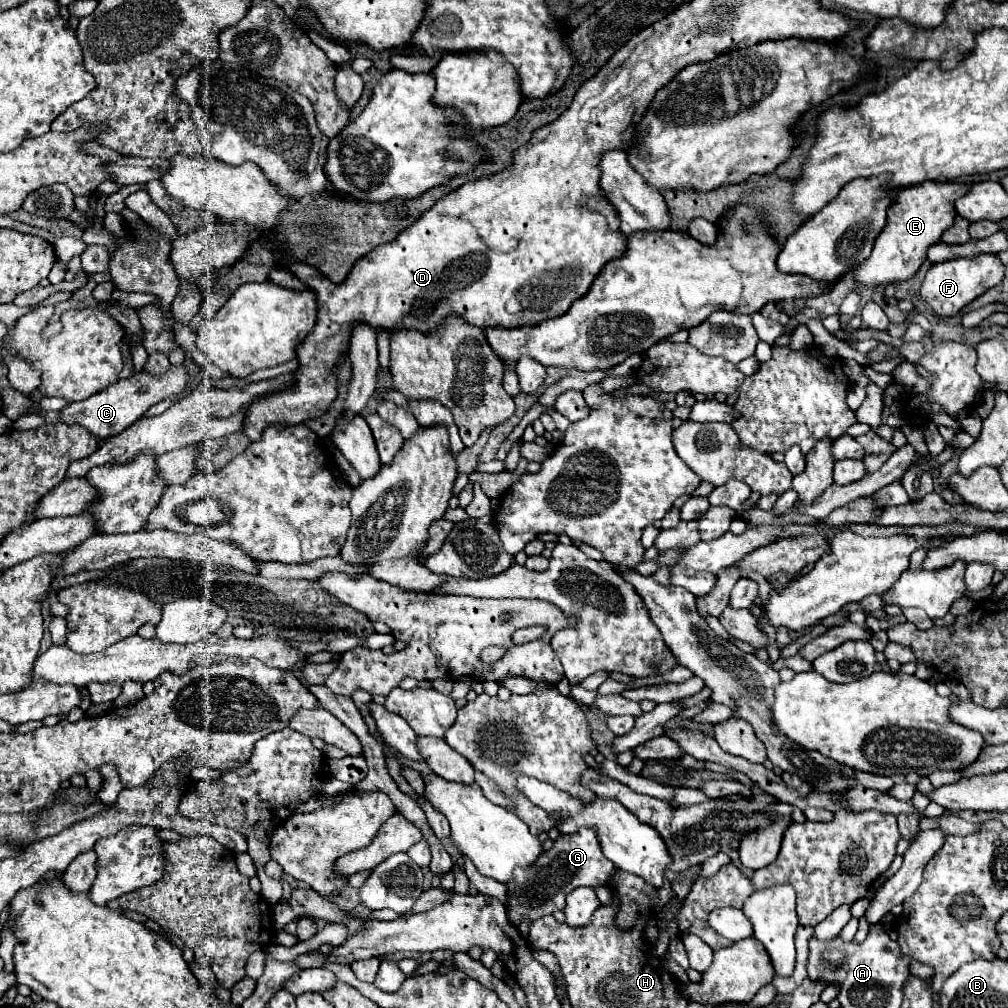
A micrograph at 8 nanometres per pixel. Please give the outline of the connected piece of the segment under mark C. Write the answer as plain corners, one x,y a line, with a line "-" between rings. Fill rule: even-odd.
183,365
179,367
171,367
165,375
161,377
153,377
149,373
133,373
127,379
119,379
117,383
109,385
107,389
91,395
85,401
77,401
77,403
69,403
59,411
59,421
61,423
79,423
81,427
85,427
91,435
95,435
99,441
119,435
123,429
127,429
129,425
133,425
135,421
139,421
147,409
175,393
181,393
185,389
187,383
187,371

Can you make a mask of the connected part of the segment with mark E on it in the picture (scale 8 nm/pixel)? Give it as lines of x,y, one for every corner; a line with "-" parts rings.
925,181
915,187
899,189
887,209
887,223
877,235
869,259
853,269
857,285
885,285
893,281
913,279
921,263
927,259
927,249
939,243
945,229
955,221
955,199
963,197
967,187
953,181

